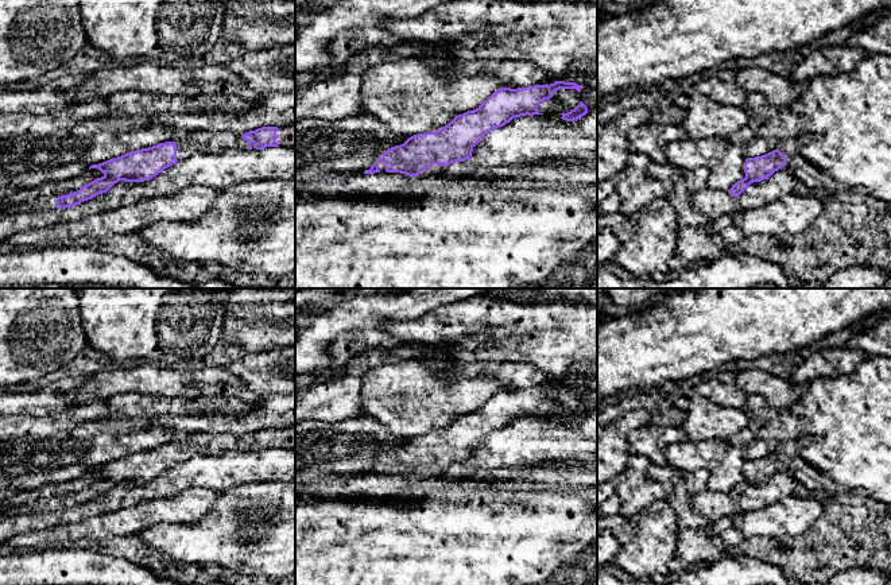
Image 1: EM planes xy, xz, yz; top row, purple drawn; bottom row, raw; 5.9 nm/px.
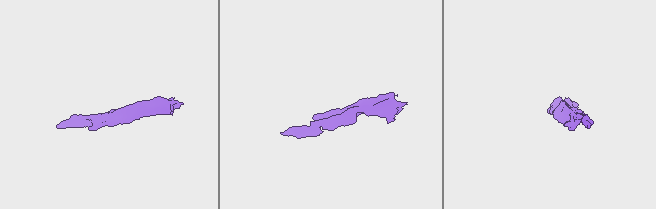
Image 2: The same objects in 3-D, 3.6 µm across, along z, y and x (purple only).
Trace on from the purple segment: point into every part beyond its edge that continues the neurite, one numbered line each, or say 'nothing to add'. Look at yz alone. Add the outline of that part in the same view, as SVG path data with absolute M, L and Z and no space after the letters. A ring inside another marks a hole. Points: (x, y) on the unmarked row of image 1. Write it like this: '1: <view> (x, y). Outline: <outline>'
nothing to add

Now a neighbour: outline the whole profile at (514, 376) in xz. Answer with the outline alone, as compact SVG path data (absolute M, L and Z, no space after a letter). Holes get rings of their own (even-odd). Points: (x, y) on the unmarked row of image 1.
M461 363L460 372L466 377L479 375L496 377L504 386L504 390L511 391L550 387L557 383L547 377L541 369L527 363Z

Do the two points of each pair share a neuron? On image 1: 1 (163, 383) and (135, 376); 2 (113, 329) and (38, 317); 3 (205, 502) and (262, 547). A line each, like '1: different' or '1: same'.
1: same
2: different
3: different

